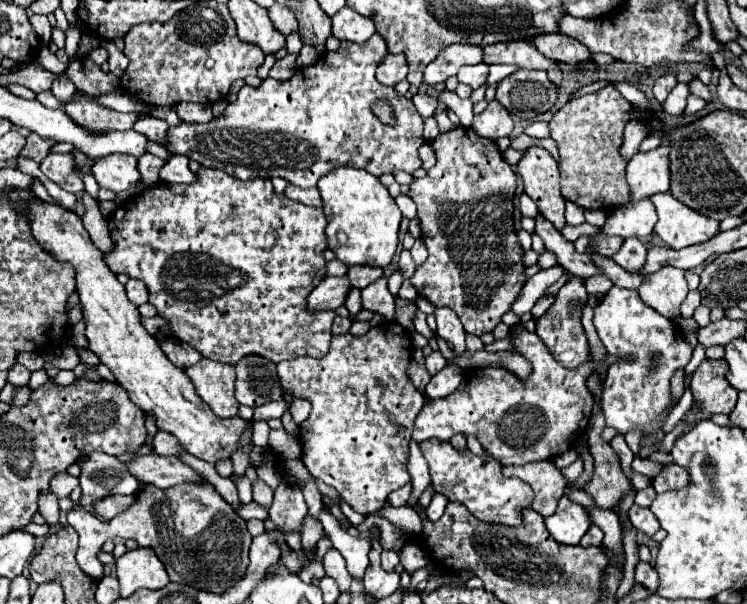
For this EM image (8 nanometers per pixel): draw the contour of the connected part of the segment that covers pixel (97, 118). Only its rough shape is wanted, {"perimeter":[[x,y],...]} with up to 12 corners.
{"perimeter":[[89,97],[71,103],[71,119],[95,133],[133,129],[149,107],[117,113]]}

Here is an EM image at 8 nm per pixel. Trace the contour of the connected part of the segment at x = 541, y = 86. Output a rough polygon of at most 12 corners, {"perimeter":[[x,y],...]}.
{"perimeter":[[517,69],[495,99],[521,119],[557,103],[547,71]]}

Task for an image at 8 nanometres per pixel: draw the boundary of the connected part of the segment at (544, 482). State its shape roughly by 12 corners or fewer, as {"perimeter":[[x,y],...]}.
{"perimeter":[[553,461],[503,467],[535,491],[531,509],[549,517],[567,479]]}

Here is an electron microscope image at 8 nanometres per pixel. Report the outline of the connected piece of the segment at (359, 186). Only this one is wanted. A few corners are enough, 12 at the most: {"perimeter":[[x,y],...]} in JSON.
{"perimeter":[[365,169],[317,183],[329,249],[347,265],[385,267],[401,211]]}

